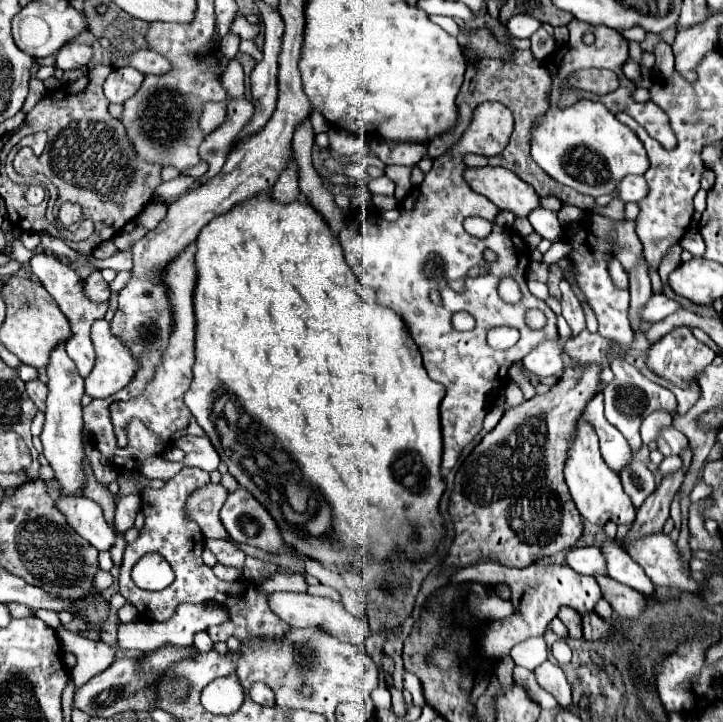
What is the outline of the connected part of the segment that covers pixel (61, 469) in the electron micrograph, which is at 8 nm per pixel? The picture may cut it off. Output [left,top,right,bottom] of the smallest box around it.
[41,343,87,497]

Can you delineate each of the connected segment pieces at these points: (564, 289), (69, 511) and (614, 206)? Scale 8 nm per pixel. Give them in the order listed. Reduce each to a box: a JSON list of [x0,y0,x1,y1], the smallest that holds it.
[[561,281,585,335],[57,497,115,551],[601,199,625,221]]

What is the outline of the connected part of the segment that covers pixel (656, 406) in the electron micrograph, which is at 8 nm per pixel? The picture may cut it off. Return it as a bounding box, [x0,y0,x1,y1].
[603,357,677,453]

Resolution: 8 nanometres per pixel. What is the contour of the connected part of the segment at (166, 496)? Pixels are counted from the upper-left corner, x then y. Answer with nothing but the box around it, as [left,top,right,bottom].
[119,473,289,643]

